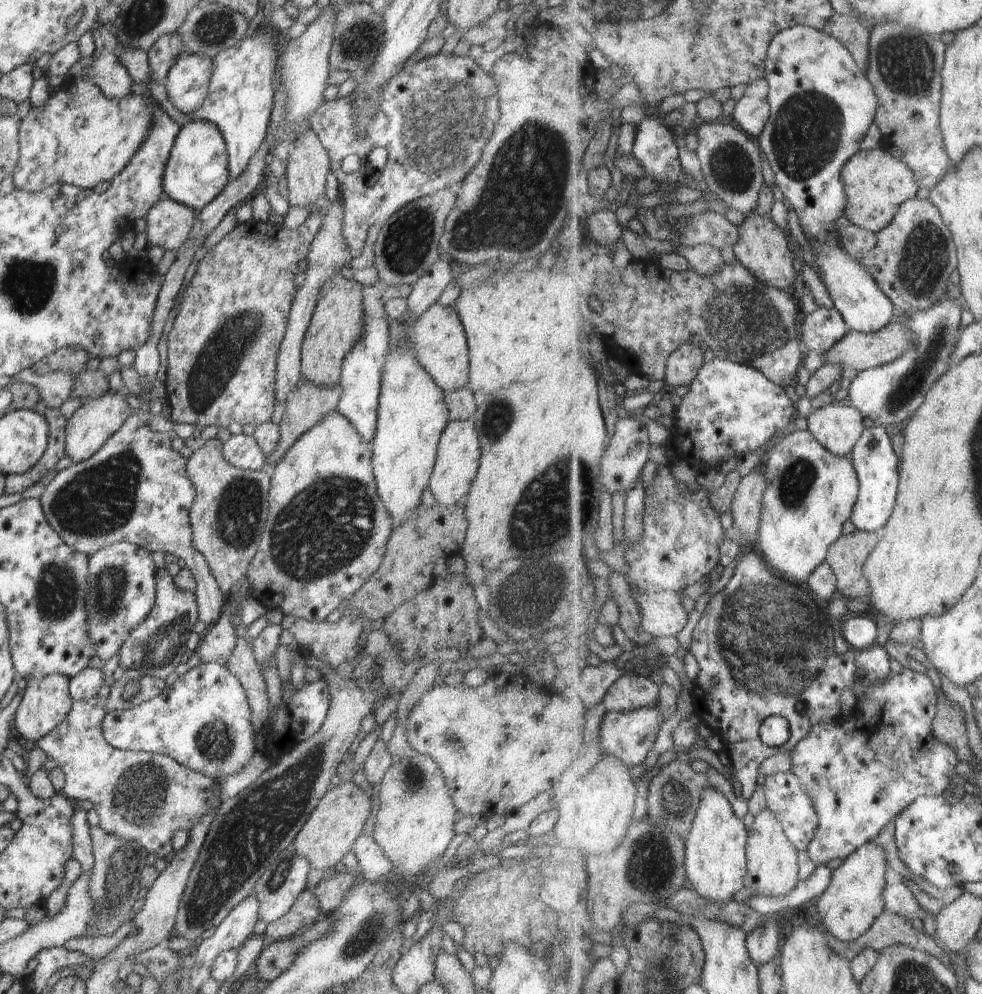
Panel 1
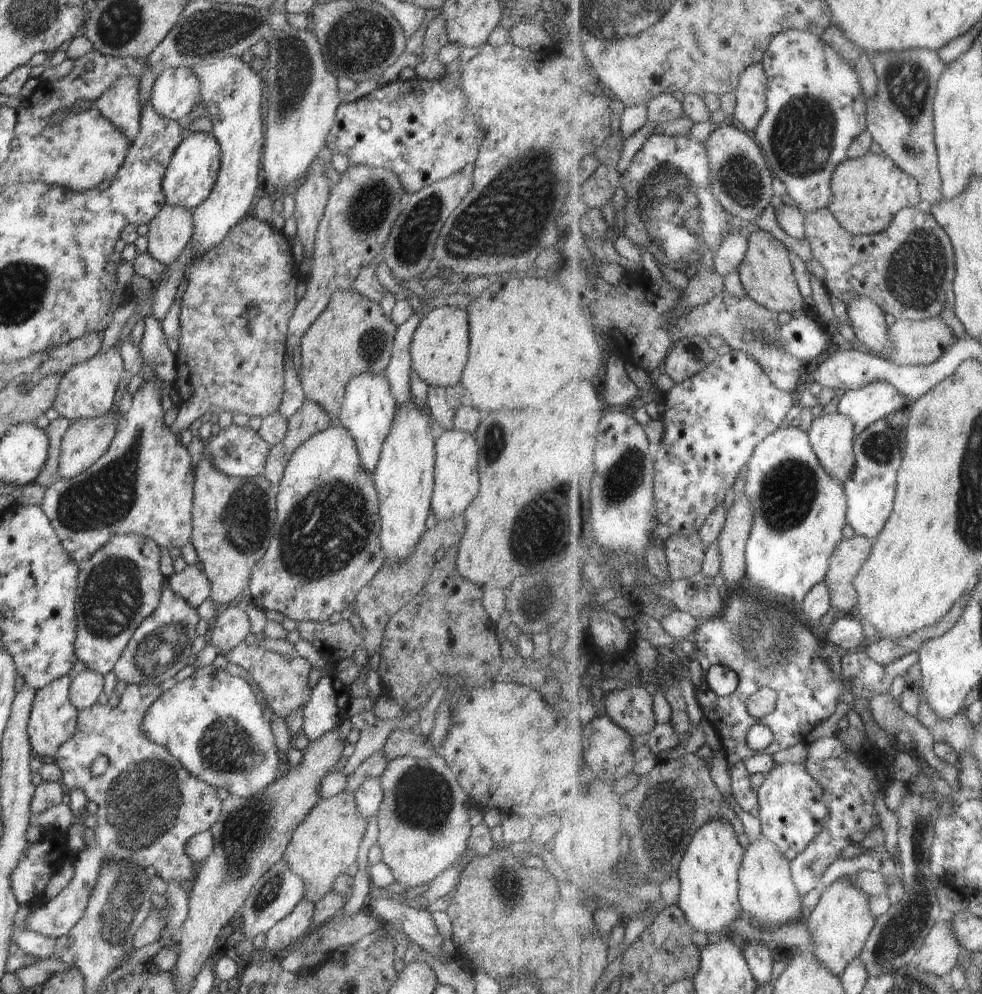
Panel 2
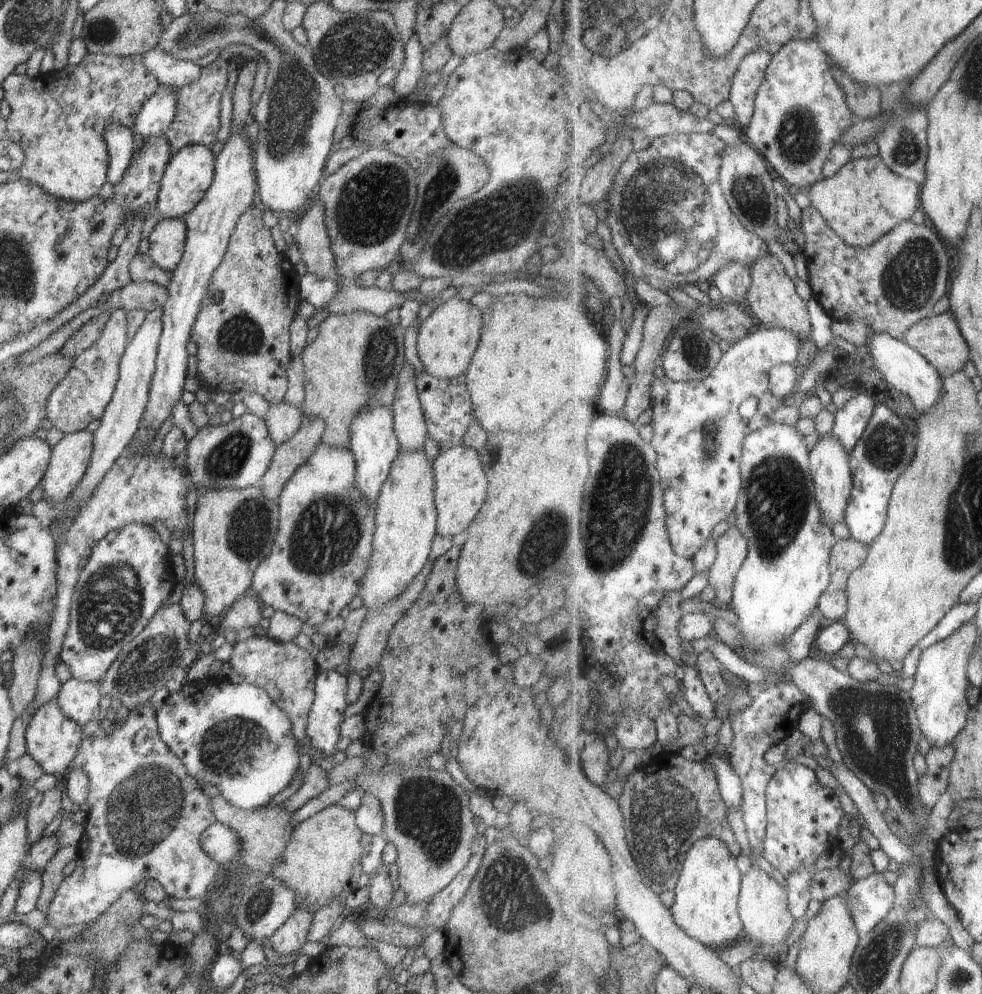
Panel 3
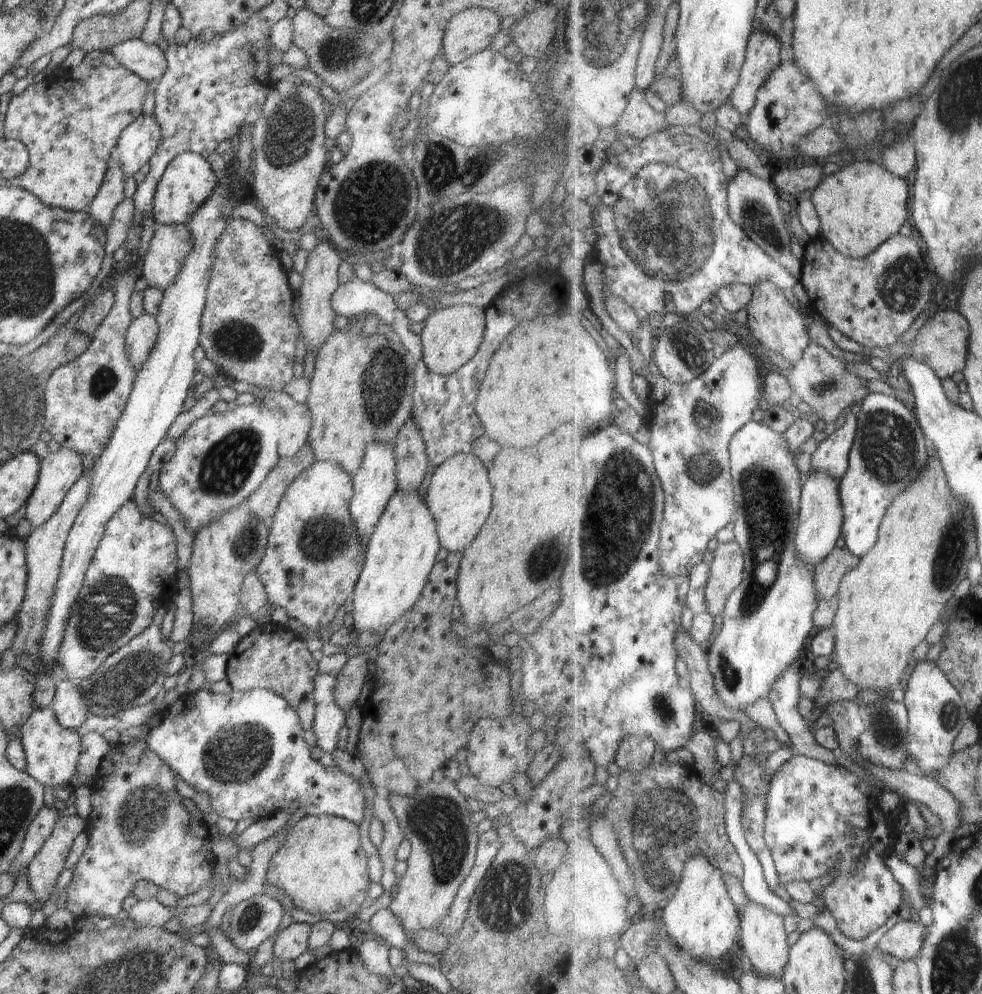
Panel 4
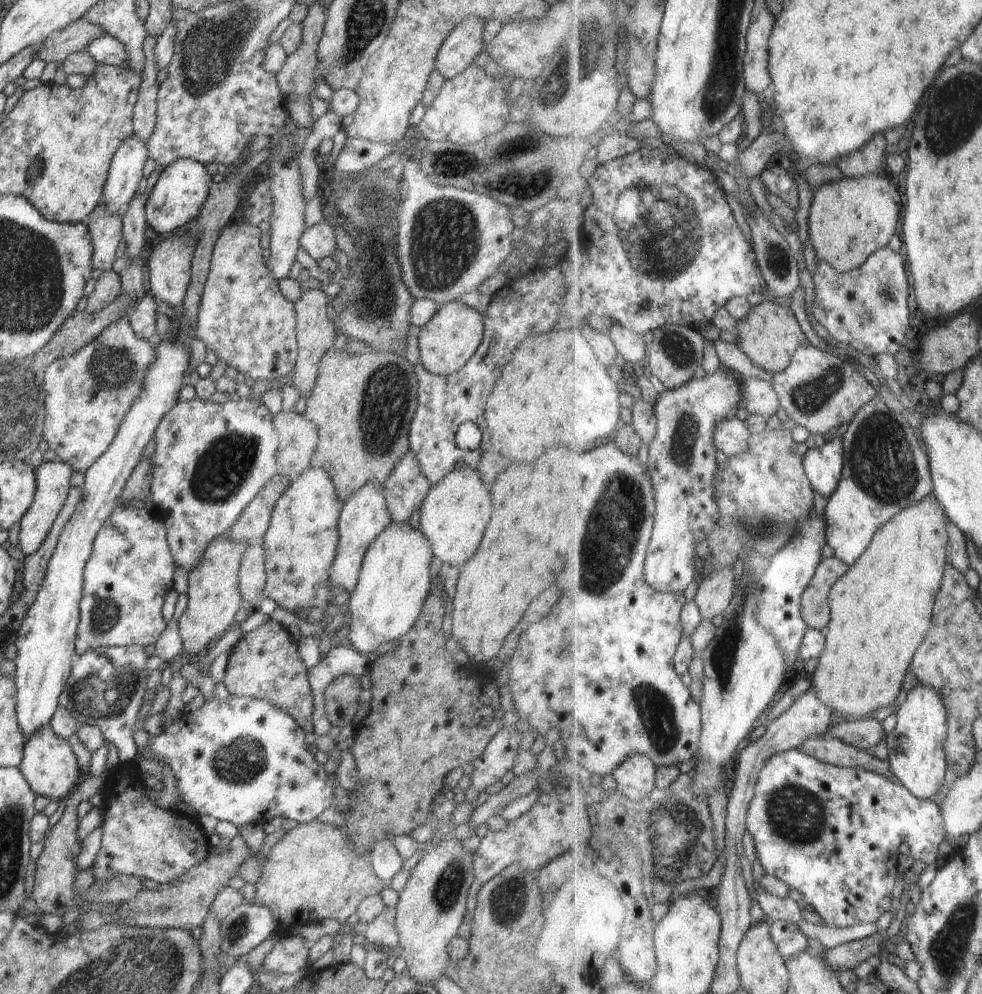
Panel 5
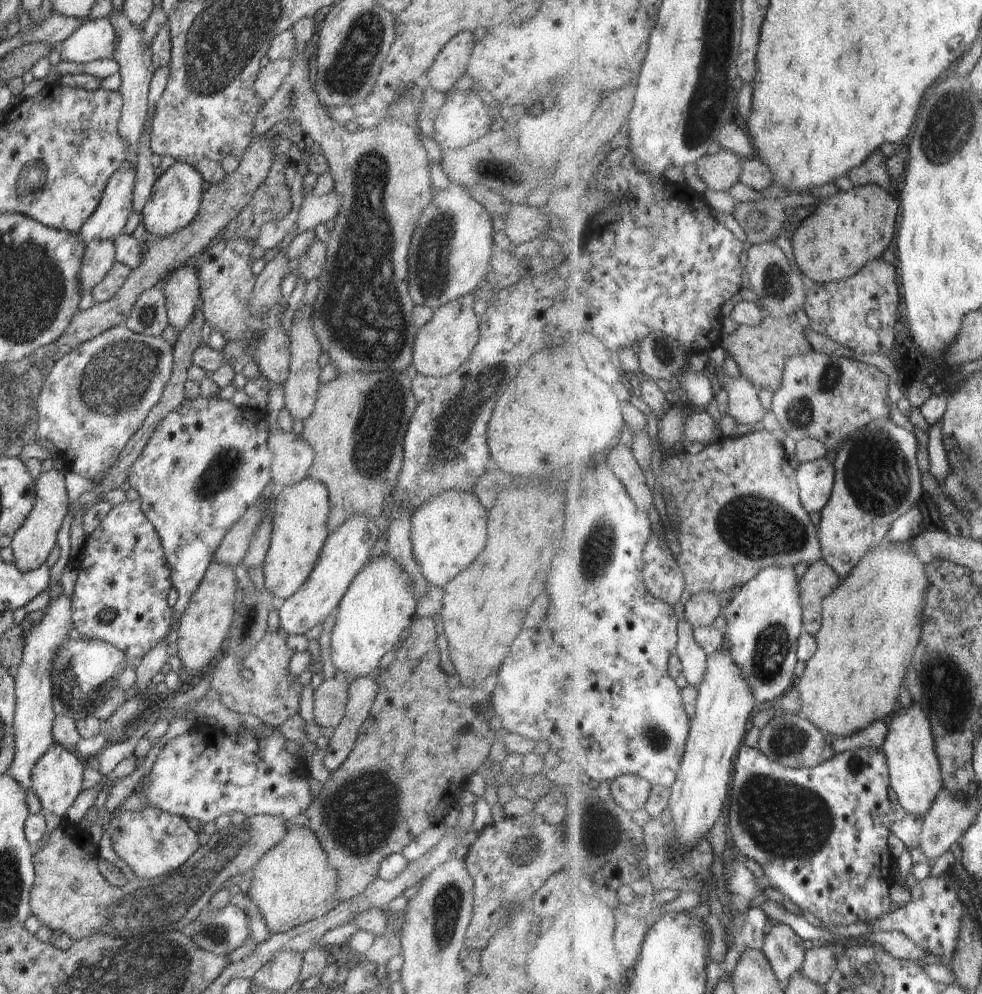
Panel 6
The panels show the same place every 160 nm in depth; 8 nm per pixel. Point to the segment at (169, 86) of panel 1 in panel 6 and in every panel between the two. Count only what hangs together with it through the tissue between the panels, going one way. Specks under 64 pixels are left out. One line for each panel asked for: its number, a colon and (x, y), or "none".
2: (176, 91)
3: (157, 113)
4: (138, 141)
5: (126, 168)
6: (116, 205)

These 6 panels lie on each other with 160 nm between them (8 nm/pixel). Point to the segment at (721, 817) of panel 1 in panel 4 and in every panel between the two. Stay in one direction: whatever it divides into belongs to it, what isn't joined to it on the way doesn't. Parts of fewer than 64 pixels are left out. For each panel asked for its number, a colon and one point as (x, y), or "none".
2: (710, 875)
3: (707, 906)
4: (702, 918)

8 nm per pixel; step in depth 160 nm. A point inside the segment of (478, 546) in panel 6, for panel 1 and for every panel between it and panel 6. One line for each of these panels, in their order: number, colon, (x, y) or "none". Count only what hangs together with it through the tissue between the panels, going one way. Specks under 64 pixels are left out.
1: (459, 449)
2: (456, 484)
3: (460, 483)
4: (459, 496)
5: (456, 509)

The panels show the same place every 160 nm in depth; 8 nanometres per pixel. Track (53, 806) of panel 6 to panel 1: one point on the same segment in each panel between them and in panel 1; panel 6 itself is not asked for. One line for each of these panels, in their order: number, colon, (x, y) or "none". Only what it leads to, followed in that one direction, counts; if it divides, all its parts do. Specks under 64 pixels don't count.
1: (46, 701)
2: (53, 717)
3: (52, 739)
4: (52, 752)
5: (49, 765)

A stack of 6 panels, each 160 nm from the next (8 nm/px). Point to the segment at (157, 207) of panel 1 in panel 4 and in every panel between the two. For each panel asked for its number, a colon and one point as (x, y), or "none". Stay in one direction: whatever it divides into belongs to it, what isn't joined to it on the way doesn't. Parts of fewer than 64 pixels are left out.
2: (171, 229)
3: (167, 240)
4: (169, 247)

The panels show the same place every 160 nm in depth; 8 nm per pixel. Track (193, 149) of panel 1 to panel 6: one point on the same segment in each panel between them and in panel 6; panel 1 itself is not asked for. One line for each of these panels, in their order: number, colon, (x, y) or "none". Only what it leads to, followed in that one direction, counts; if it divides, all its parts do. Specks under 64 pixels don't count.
2: (190, 175)
3: (189, 173)
4: (188, 181)
5: (176, 202)
6: (176, 197)

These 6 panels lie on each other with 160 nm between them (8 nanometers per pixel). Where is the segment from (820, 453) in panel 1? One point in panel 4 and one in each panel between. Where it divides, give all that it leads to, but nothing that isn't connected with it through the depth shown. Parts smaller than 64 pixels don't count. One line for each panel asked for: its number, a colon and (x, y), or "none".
2: (801, 511)
3: (781, 584)
4: (770, 619)

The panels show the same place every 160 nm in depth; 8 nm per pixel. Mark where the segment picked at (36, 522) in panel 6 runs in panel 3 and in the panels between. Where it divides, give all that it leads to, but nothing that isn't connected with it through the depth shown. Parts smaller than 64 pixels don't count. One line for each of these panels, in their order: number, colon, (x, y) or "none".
3: (70, 458)
4: (60, 470)
5: (52, 484)

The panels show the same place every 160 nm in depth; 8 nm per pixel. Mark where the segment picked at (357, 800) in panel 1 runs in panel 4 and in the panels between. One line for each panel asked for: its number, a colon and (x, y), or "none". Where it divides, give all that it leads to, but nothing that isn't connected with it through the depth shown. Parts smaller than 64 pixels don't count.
2: (325, 844)
3: (321, 862)
4: (321, 865)

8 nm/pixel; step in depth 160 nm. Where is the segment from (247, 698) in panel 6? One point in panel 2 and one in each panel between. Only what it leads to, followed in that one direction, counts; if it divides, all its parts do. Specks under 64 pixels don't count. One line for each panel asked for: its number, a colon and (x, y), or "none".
2: (284, 682)
3: (287, 672)
4: (271, 656)
5: (265, 664)

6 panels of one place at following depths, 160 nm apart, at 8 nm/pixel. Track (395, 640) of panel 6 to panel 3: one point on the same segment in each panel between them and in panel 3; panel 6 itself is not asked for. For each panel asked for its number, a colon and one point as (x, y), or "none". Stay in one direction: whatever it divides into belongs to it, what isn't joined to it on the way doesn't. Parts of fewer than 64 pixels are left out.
3: (405, 514)
4: (400, 553)
5: (395, 578)

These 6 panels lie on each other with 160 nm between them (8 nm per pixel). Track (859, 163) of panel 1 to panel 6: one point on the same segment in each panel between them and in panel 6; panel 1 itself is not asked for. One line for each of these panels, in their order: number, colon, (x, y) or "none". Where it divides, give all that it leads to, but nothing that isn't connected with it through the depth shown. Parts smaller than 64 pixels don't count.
2: (870, 191)
3: (866, 200)
4: (863, 205)
5: (852, 218)
6: (829, 248)

